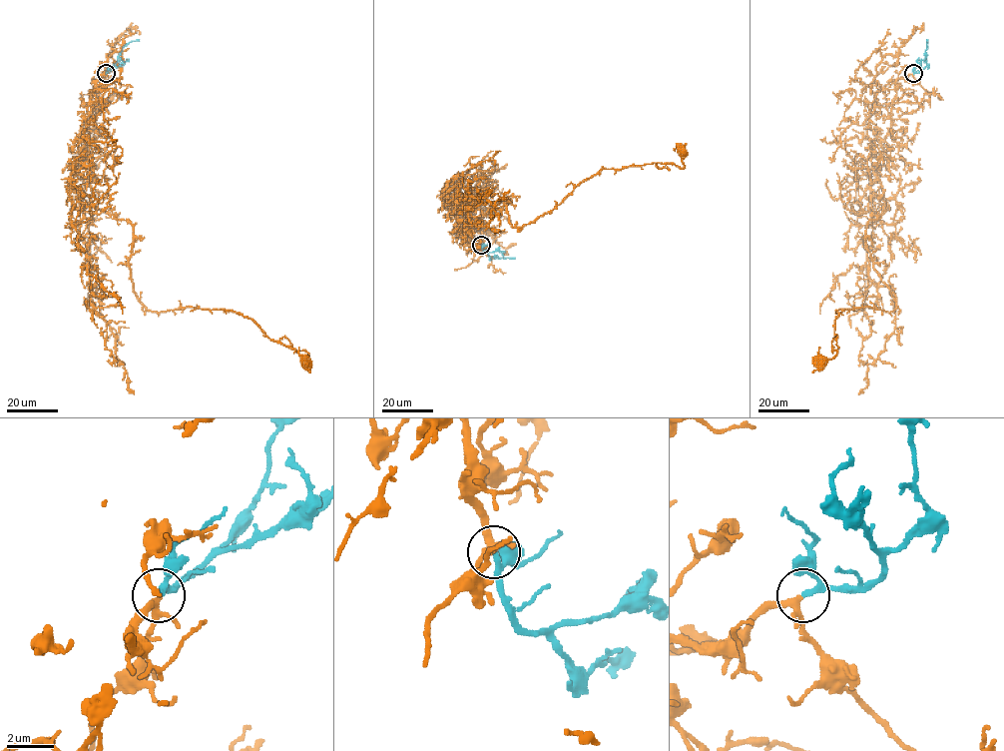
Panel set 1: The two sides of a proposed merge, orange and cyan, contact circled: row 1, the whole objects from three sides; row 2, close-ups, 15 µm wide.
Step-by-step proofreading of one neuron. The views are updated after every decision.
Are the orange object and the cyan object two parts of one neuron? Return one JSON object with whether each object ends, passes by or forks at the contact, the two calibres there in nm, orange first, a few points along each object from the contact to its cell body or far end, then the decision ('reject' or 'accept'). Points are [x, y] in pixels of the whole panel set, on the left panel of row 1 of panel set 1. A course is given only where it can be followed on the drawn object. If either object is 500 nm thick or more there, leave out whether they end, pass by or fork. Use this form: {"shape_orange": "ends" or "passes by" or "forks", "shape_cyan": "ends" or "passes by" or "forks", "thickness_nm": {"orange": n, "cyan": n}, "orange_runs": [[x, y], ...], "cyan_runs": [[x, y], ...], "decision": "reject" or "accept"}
{"shape_orange": "forks", "shape_cyan": "passes by", "thickness_nm": {"orange": 200, "cyan": 180}, "orange_runs": [[106, 74], [80, 162], [93, 203], [132, 226], [137, 299], [159, 313], [234, 311], [306, 353], [304, 363]], "cyan_runs": [[106, 73], [115, 65], [123, 48], [139, 40]], "decision": "accept"}

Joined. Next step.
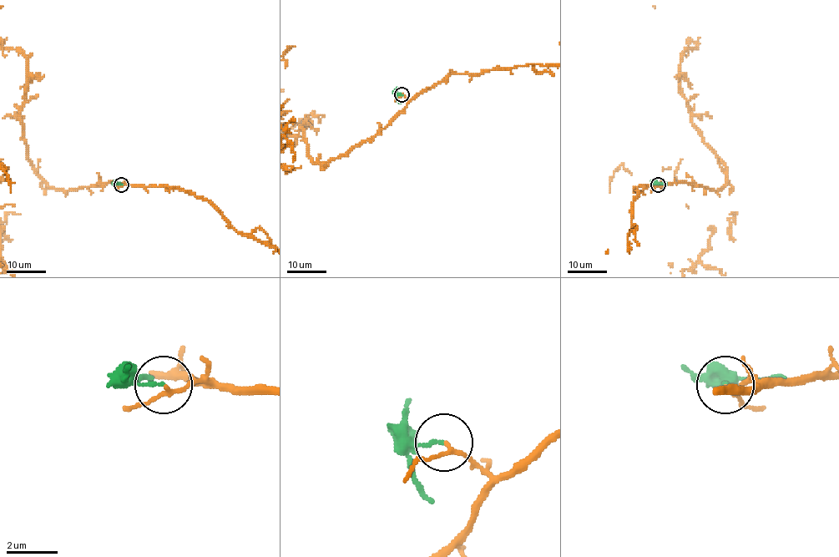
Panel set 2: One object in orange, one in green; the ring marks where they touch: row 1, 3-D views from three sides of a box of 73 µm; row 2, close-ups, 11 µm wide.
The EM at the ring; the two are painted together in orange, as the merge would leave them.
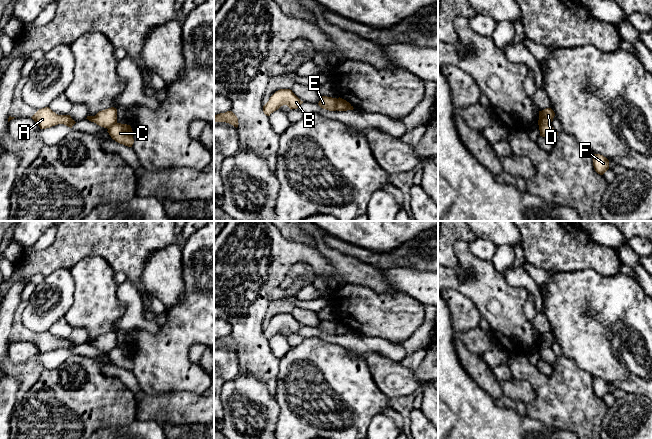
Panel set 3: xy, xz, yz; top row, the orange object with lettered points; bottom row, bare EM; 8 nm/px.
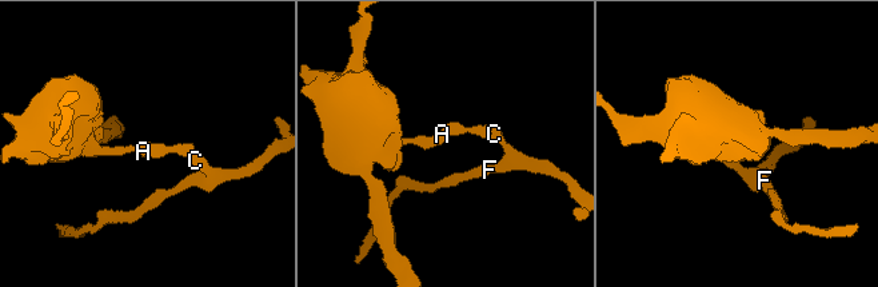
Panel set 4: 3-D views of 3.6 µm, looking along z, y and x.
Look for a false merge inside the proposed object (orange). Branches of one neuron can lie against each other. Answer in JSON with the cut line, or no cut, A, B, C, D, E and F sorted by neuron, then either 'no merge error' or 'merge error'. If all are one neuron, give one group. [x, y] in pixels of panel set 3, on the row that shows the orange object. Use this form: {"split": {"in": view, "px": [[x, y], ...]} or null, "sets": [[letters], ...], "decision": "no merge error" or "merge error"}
{"split": {"in": "yz", "px": [[550, 123], [541, 123], [539, 125]]}, "sets": [["A", "B", "D", "E"], ["C", "F"]], "decision": "merge error"}

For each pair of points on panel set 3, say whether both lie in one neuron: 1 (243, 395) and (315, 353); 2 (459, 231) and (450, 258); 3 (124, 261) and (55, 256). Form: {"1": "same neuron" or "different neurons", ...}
{"1": "different neurons", "2": "same neuron", "3": "same neuron"}

